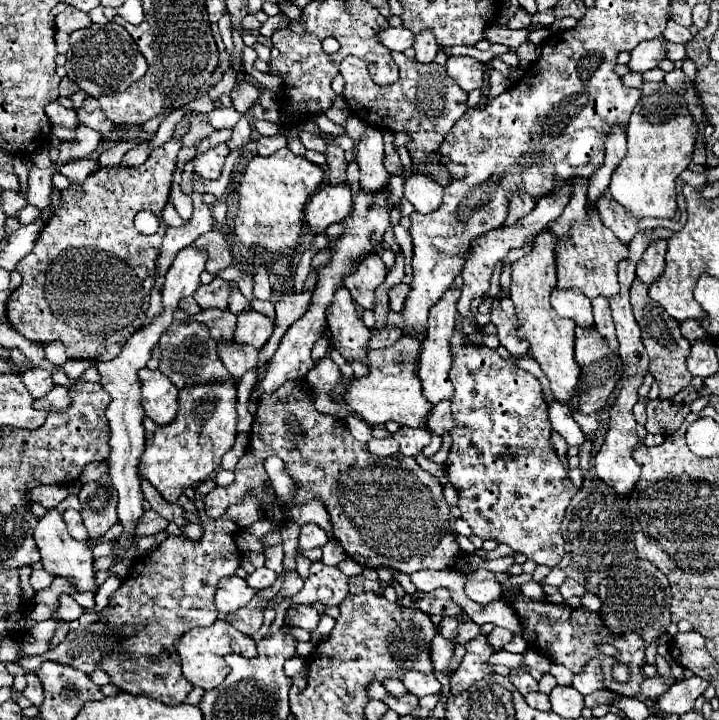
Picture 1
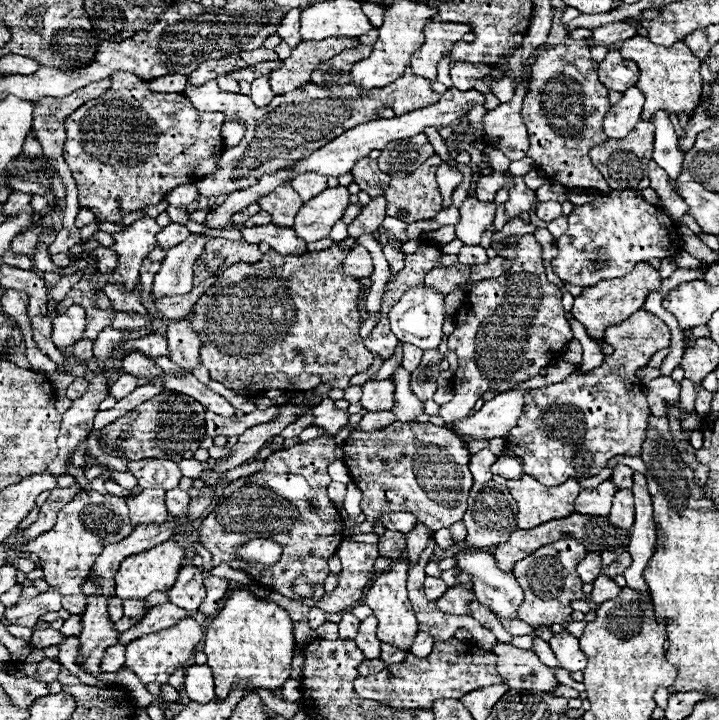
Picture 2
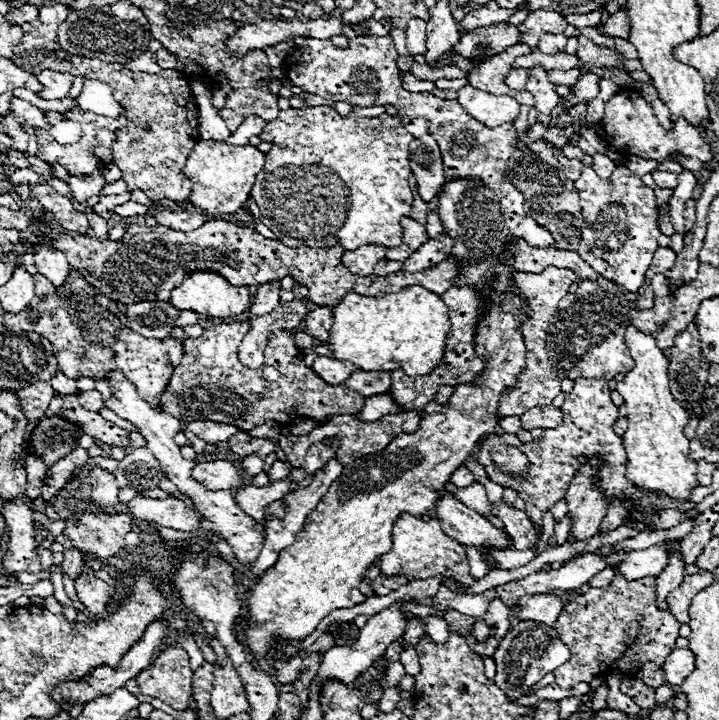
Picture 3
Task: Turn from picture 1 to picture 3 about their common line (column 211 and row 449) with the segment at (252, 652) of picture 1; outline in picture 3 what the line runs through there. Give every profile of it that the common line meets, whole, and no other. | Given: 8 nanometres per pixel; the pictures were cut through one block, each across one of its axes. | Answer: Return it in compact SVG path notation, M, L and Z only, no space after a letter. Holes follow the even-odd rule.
M628 326L624 344L636 362L636 366L626 372L626 378L616 386L628 408L628 430L622 436L628 454L626 476L640 488L660 490L670 498L686 500L692 488L698 486L696 462L690 458L688 440L684 436L690 414L670 394L668 358L658 348L656 338L638 332L634 326Z

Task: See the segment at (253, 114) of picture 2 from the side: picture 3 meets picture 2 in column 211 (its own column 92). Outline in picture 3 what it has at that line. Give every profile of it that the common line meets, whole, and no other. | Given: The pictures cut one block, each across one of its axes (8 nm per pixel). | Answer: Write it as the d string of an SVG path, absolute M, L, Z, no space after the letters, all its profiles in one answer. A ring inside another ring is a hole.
M86 80L82 94L76 98L80 108L100 115L118 118L122 106L114 100L112 88L98 80ZM94 172L92 176L78 176L78 178L72 176L72 178L68 178L66 184L68 184L74 200L82 204L104 188L104 176L102 176L102 172Z

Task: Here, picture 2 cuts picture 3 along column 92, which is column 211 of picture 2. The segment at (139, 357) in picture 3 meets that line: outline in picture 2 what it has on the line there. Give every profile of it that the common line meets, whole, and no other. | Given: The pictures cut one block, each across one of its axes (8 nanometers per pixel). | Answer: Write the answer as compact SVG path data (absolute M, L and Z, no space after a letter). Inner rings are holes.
M338 244L330 246L328 250L322 250L322 252L306 252L302 256L282 256L278 254L276 250L268 250L264 254L264 258L256 264L234 264L232 268L224 270L216 284L212 288L208 288L202 298L194 304L194 316L192 316L192 330L198 334L198 338L202 340L202 346L200 346L200 360L202 364L210 370L210 378L224 384L226 388L234 390L236 394L240 396L246 396L246 398L258 398L264 390L268 388L278 388L278 390L290 390L290 392L306 392L306 390L314 390L318 388L320 384L330 384L332 388L348 388L350 386L350 378L356 376L356 374L362 374L366 372L372 362L374 362L374 356L368 352L368 348L362 344L362 338L358 334L360 326L362 326L362 320L360 320L360 312L358 312L358 294L360 294L360 280L354 278L354 276L348 276L342 272L342 264L344 264L344 258L346 258L348 250L342 250L338 248Z

